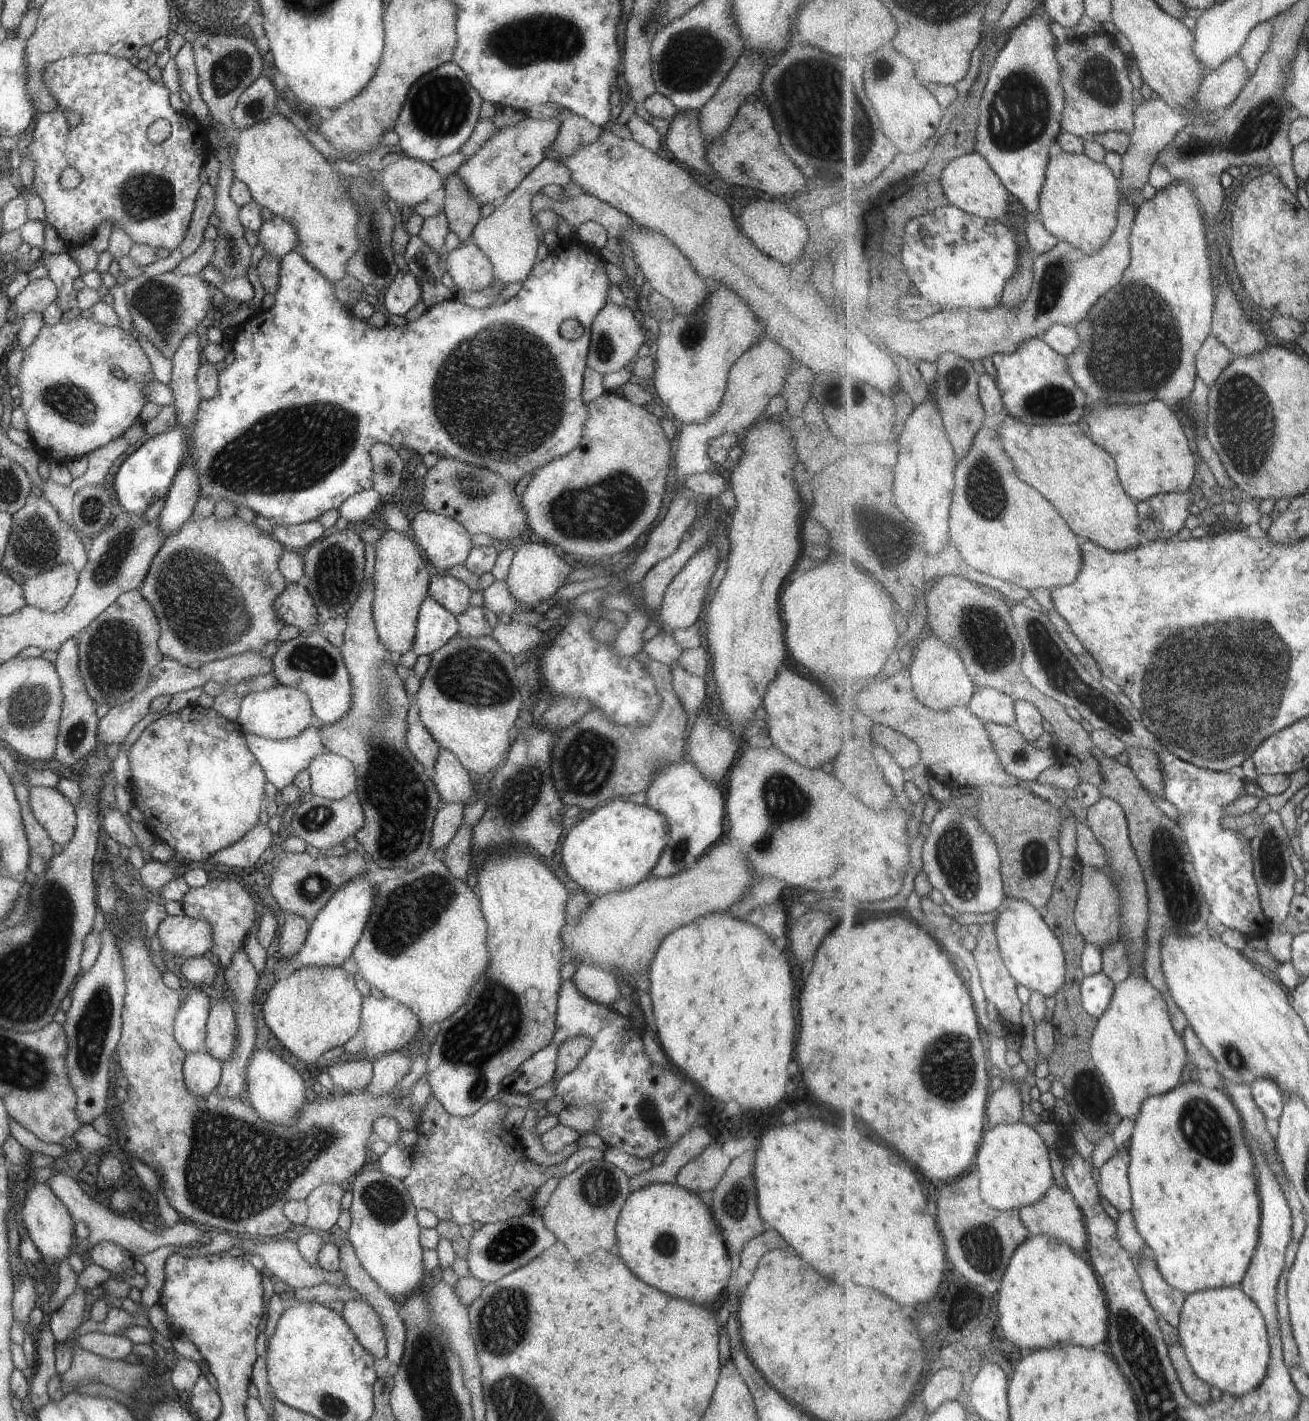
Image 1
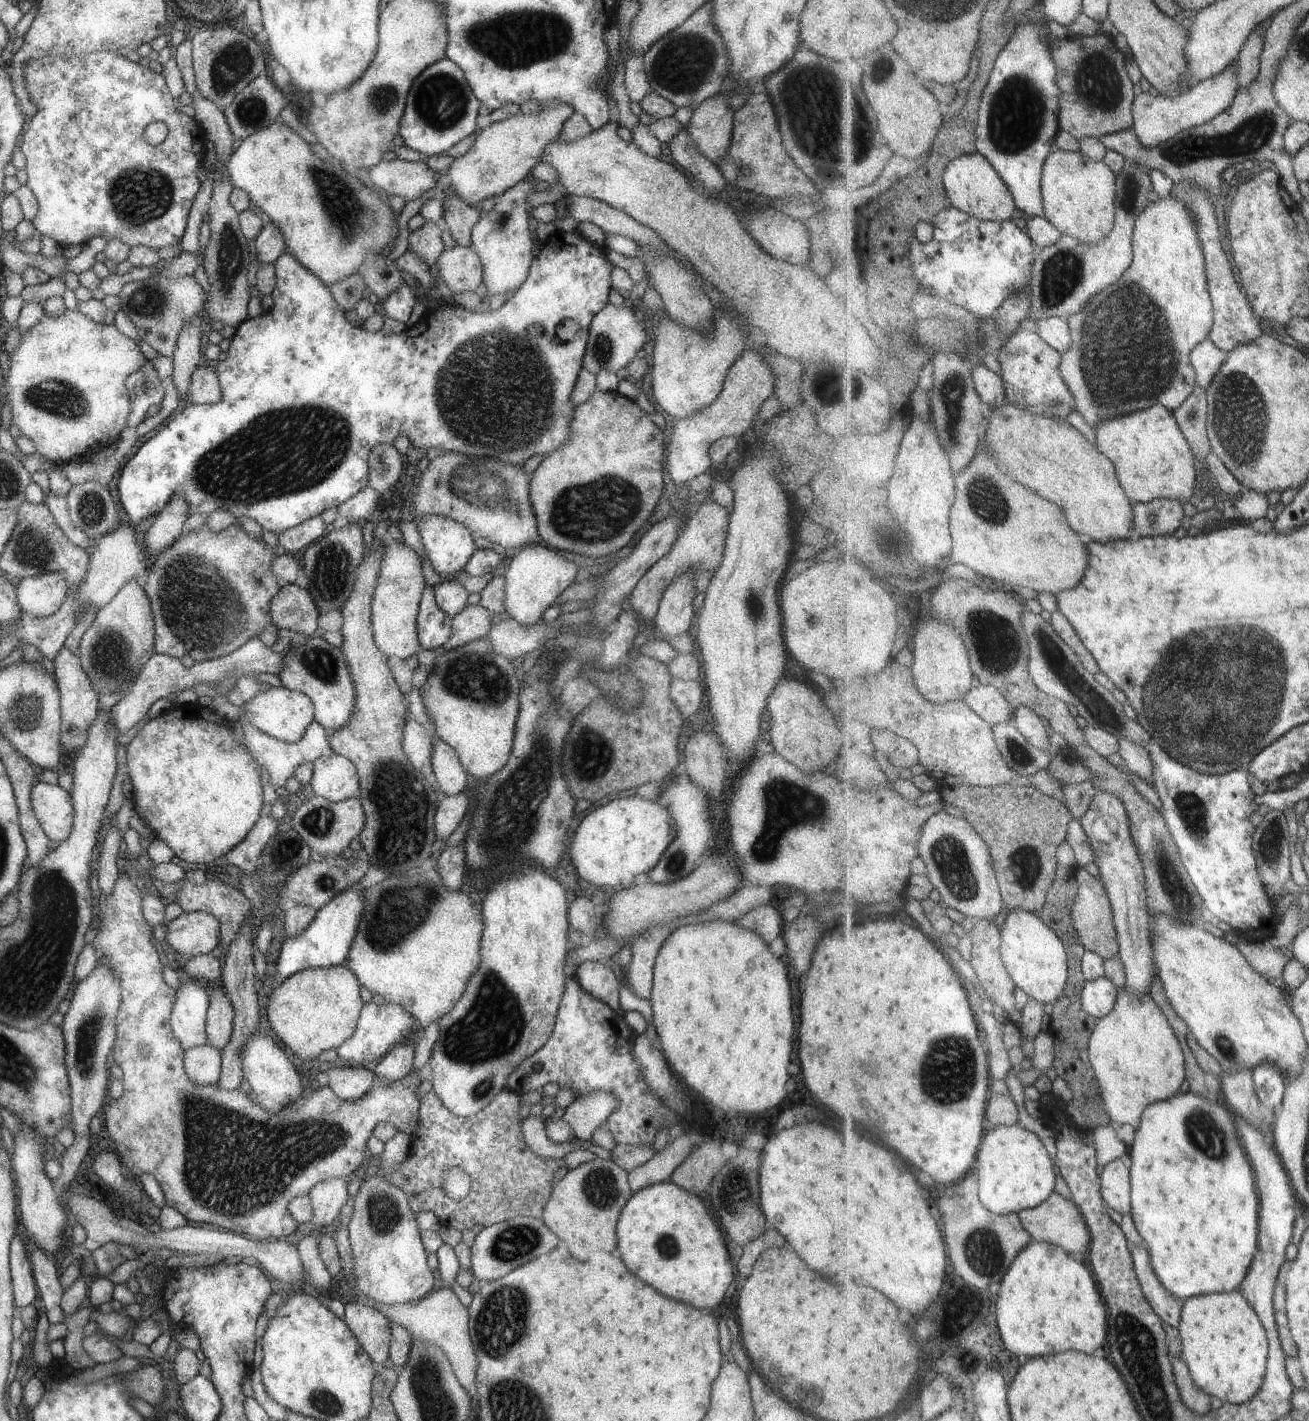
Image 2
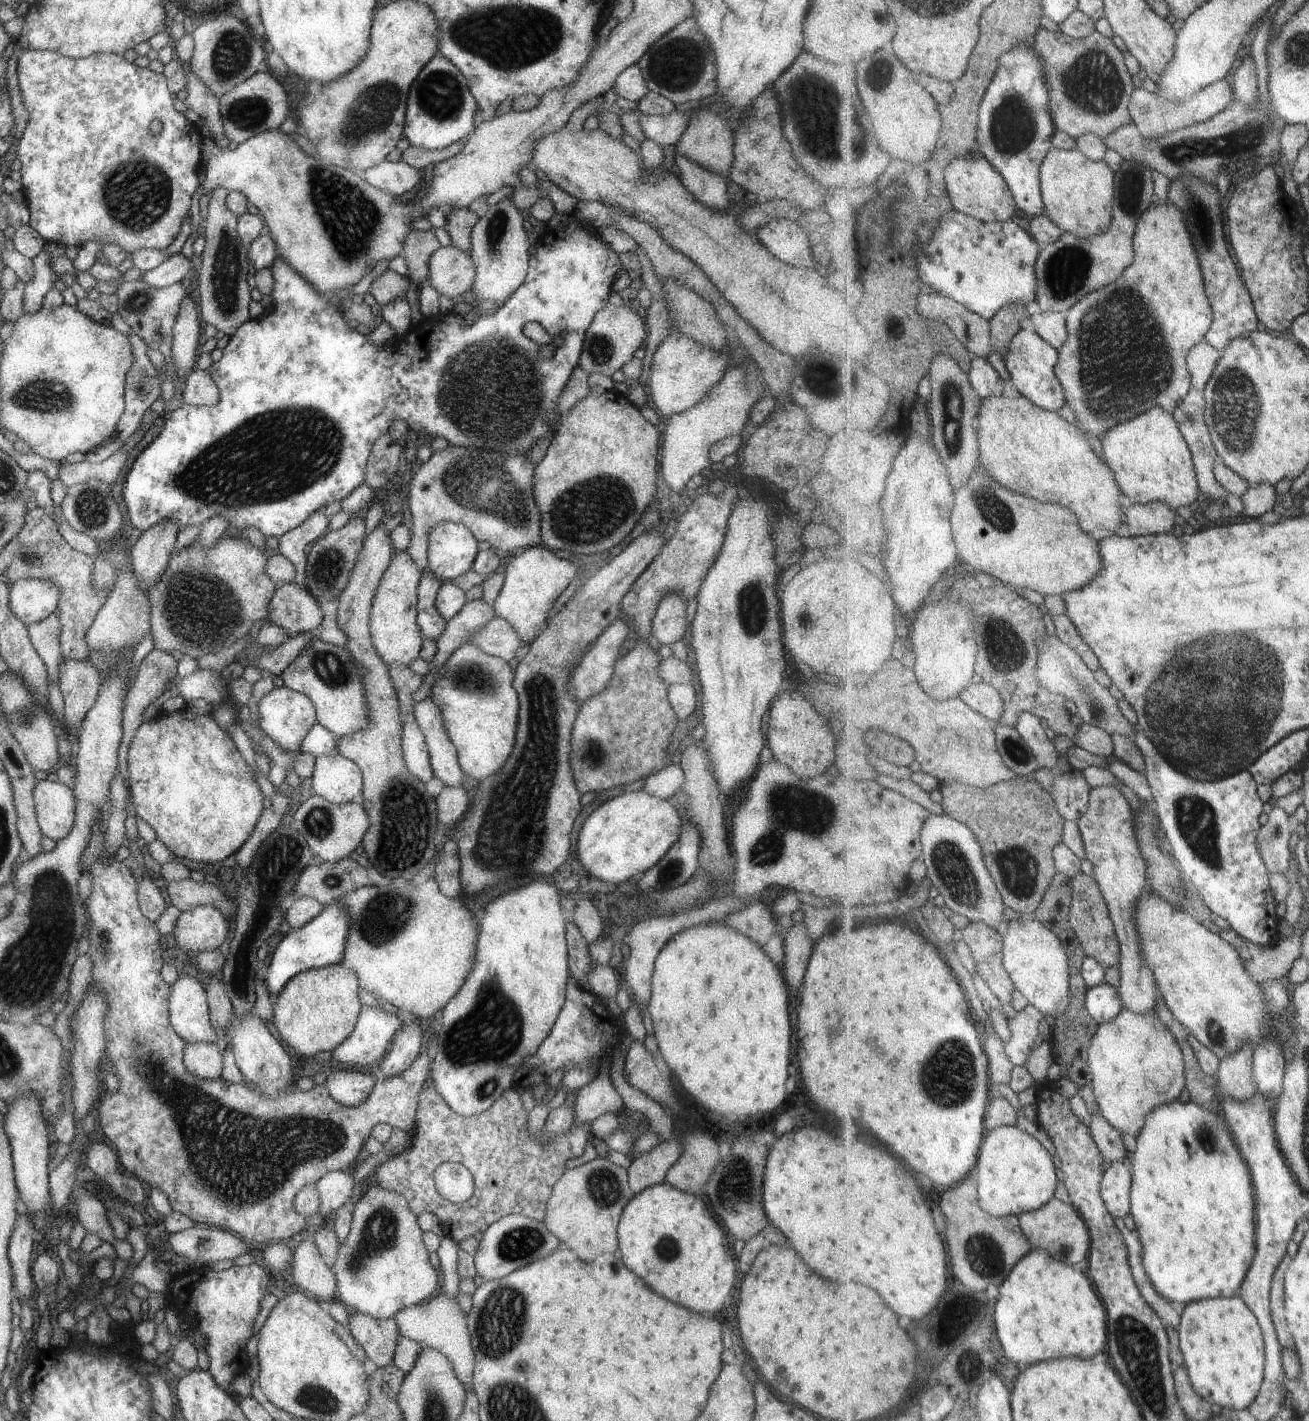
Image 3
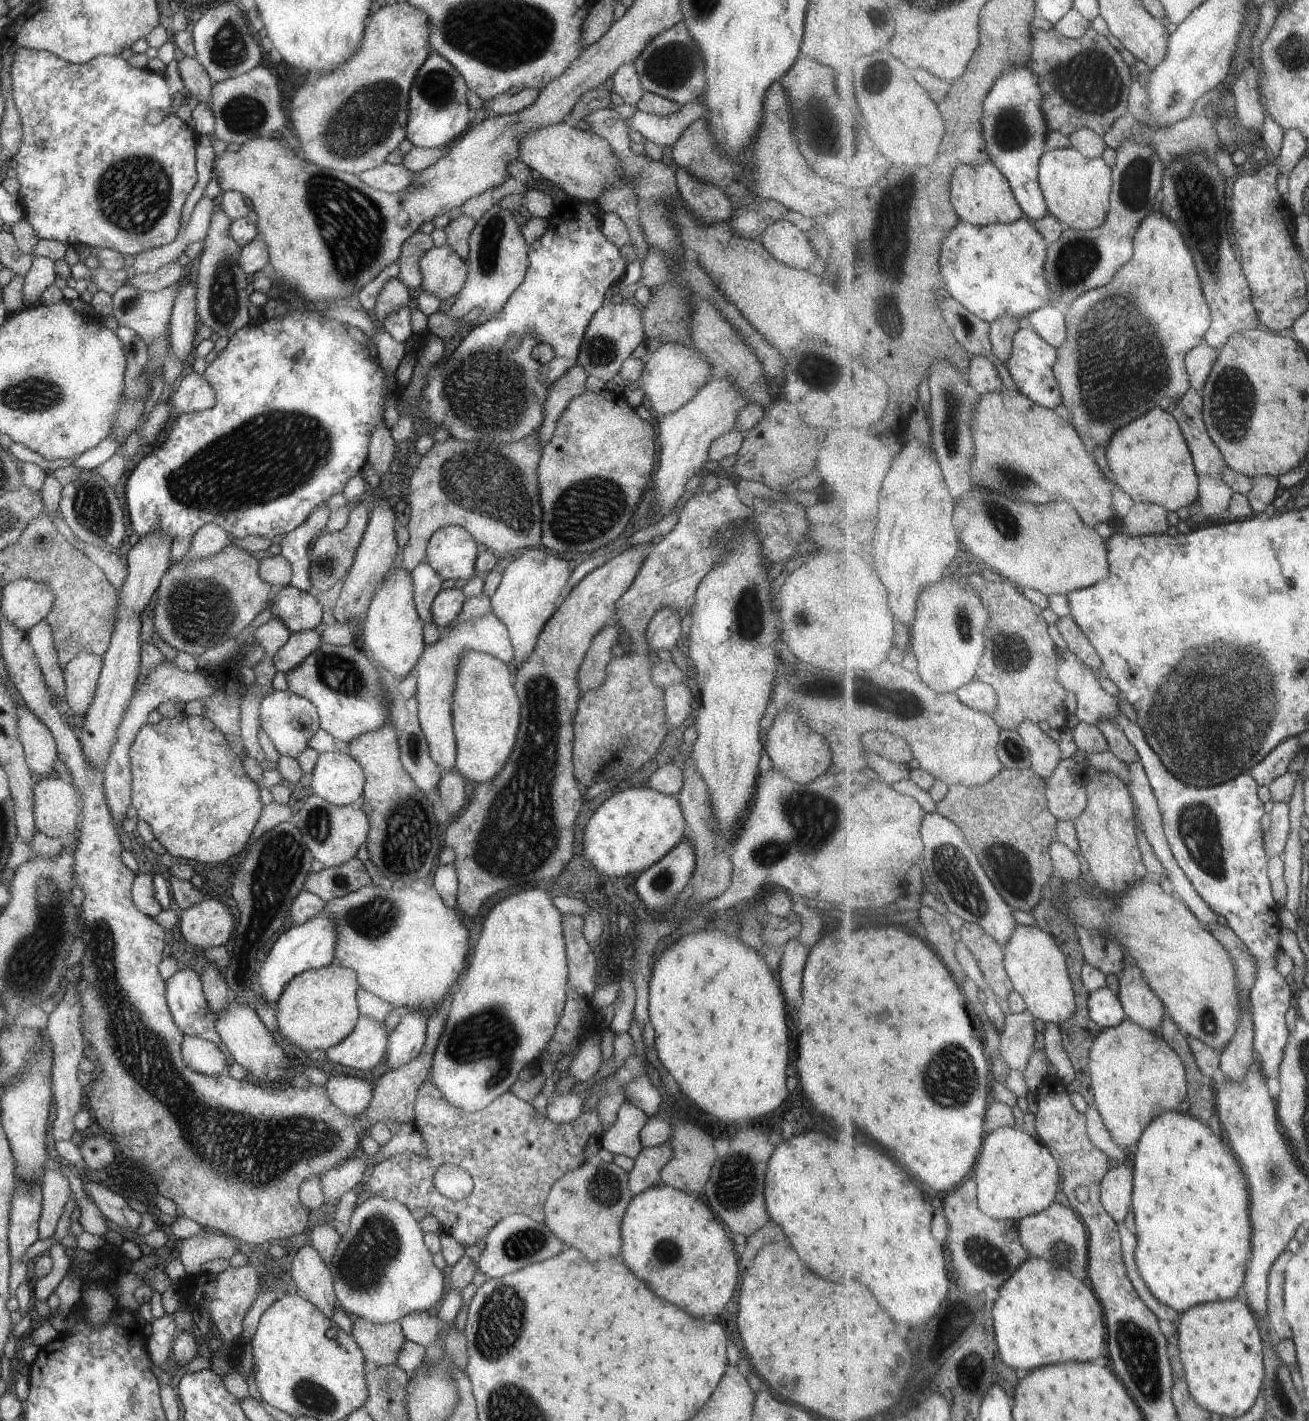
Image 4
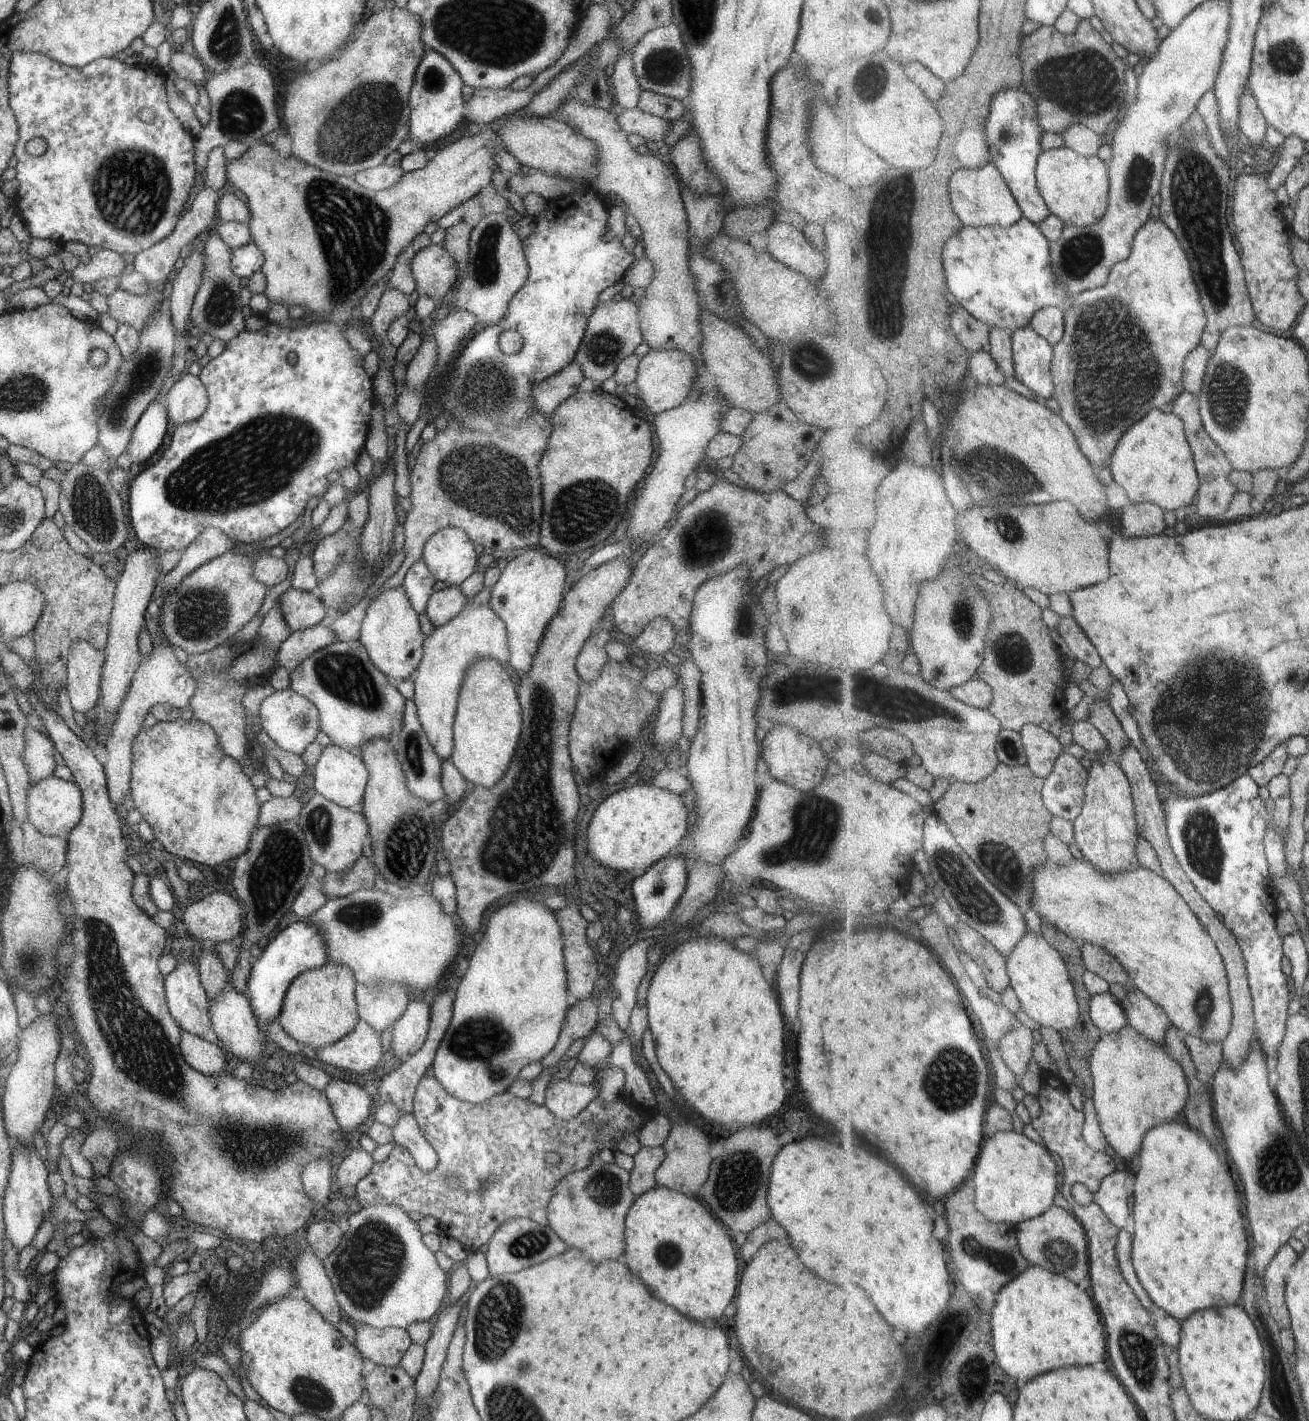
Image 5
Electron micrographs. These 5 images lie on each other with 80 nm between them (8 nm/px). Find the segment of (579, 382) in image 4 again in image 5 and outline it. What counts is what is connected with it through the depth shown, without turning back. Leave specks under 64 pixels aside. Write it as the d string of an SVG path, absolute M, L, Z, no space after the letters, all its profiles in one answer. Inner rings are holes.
M572 360L559 372L548 379L535 383L530 387L534 406L550 420L552 410L566 398L577 392L578 382L583 378L581 364Z

